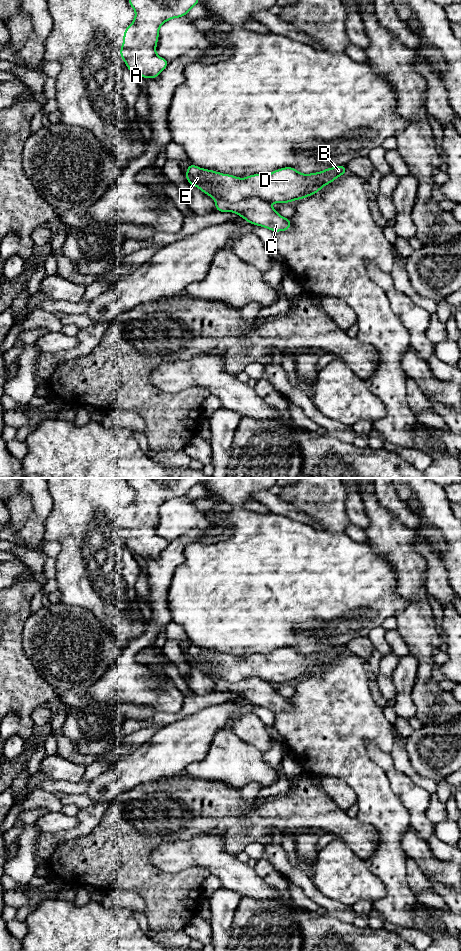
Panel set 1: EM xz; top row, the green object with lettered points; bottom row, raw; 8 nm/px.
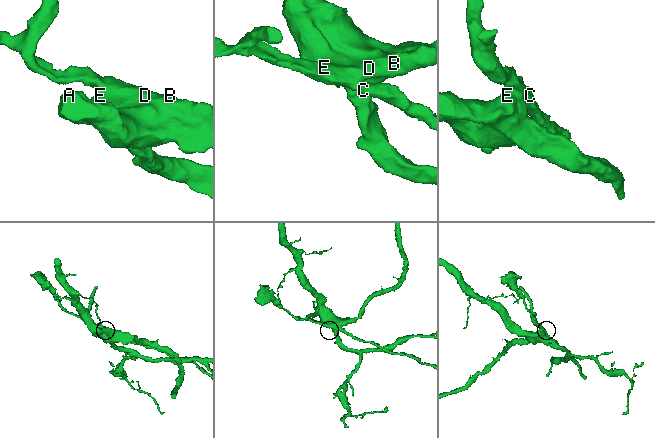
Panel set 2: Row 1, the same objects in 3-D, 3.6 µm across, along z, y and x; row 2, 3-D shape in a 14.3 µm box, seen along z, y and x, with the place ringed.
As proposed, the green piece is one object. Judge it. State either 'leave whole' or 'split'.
split

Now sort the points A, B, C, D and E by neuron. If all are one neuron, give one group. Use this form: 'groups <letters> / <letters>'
groups A B D E / C

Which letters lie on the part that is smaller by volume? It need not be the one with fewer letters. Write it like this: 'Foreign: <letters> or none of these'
Foreign: C

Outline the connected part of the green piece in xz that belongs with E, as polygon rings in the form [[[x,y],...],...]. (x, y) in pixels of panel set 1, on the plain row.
[[[190,643],[185,656],[189,665],[197,667],[214,680],[240,682],[249,677],[258,677],[267,682],[284,684],[314,675],[346,653],[346,645],[310,654],[300,653],[296,647],[283,647],[270,654],[239,658]]]

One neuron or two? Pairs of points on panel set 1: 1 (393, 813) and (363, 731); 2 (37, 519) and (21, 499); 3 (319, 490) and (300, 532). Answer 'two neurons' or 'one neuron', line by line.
1: one neuron
2: two neurons
3: two neurons

